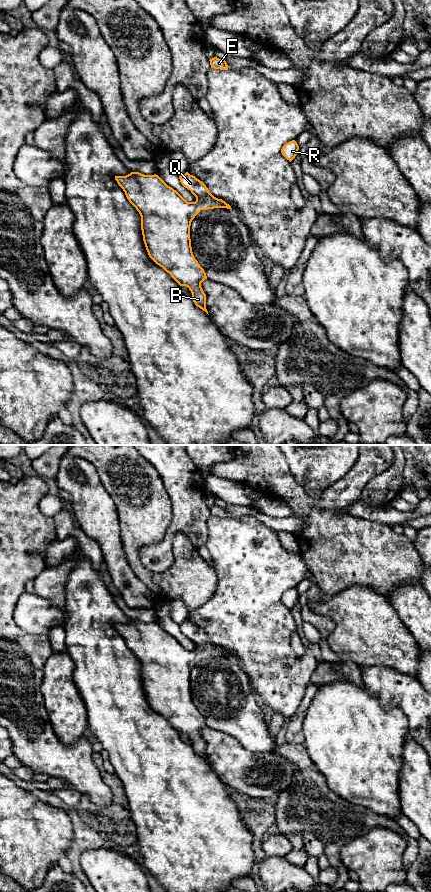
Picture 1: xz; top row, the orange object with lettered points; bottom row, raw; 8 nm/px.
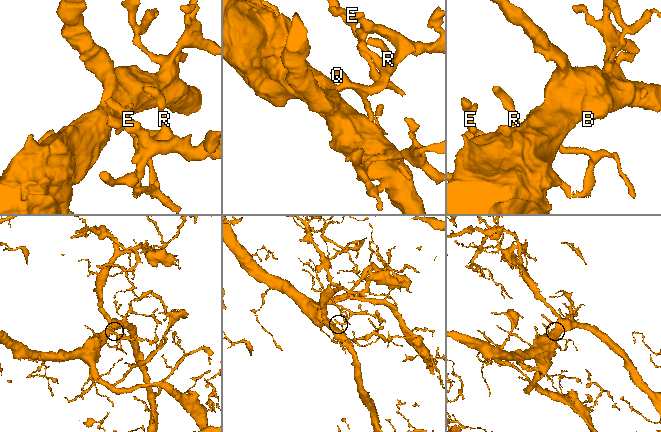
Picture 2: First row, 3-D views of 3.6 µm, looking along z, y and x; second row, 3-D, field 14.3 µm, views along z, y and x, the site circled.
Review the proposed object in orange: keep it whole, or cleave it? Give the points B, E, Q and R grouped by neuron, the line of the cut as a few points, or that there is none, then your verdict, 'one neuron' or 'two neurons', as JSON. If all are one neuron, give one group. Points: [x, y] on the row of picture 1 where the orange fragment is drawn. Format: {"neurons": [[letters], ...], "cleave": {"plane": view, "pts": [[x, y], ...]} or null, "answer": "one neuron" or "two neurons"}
{"neurons": [["B", "E", "Q", "R"]], "cleave": null, "answer": "one neuron"}

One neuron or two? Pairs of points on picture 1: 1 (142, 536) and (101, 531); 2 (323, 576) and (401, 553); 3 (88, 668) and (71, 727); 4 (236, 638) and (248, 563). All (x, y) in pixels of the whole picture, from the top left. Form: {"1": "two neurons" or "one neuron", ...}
{"1": "two neurons", "2": "one neuron", "3": "two neurons", "4": "one neuron"}

